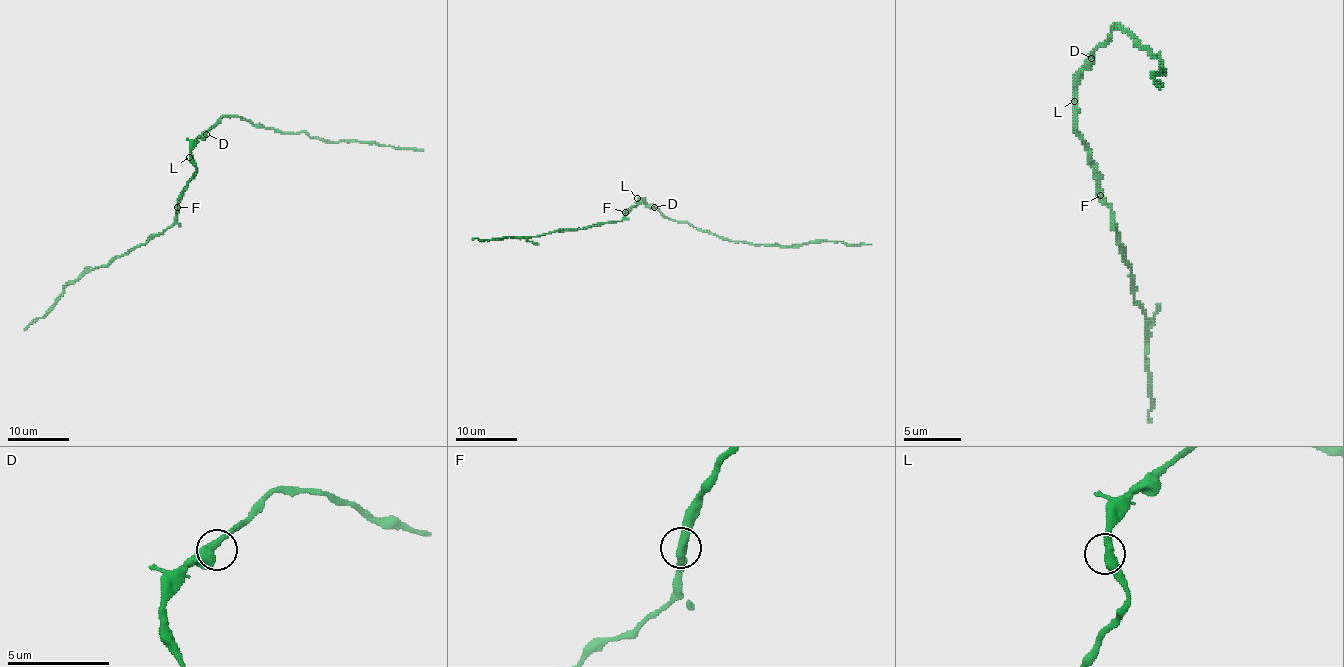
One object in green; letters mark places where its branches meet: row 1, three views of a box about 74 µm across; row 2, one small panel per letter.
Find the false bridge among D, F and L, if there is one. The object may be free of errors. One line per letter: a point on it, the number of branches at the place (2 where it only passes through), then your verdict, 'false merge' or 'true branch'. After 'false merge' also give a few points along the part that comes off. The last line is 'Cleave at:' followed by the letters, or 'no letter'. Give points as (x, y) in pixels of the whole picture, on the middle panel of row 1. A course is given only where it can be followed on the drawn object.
D: at (654, 207); 2 branches meet; true branch
F: at (625, 212); 2 branches meet; true branch
L: at (637, 198); 2 branches meet; true branch
Cleave at: no letter

